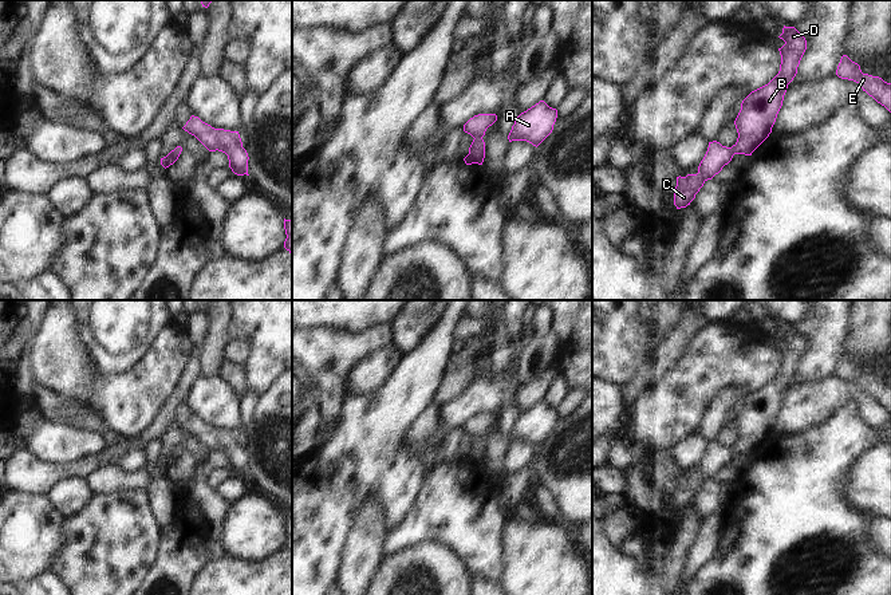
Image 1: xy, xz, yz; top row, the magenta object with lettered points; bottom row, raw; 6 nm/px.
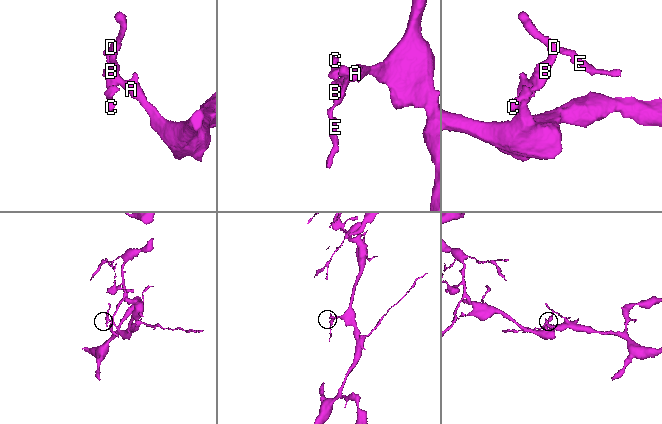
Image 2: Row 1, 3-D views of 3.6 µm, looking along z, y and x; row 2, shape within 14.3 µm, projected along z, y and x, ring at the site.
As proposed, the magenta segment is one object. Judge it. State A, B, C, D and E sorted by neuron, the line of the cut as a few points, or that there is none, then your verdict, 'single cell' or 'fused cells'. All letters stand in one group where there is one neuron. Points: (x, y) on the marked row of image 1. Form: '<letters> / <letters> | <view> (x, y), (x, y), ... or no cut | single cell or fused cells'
A B C D E | no cut | single cell

